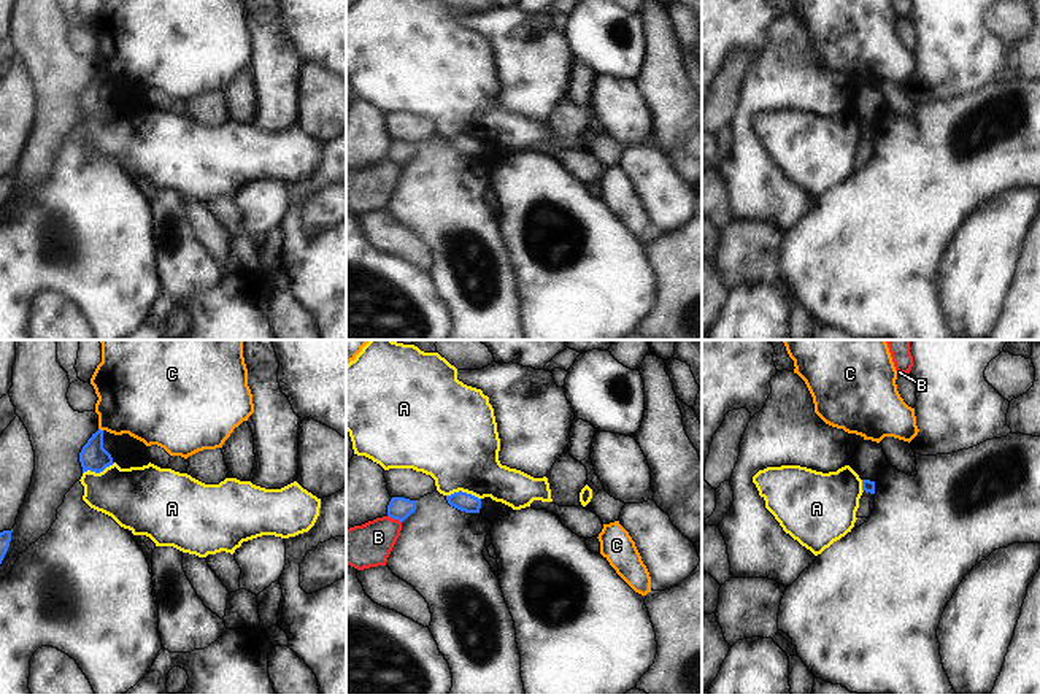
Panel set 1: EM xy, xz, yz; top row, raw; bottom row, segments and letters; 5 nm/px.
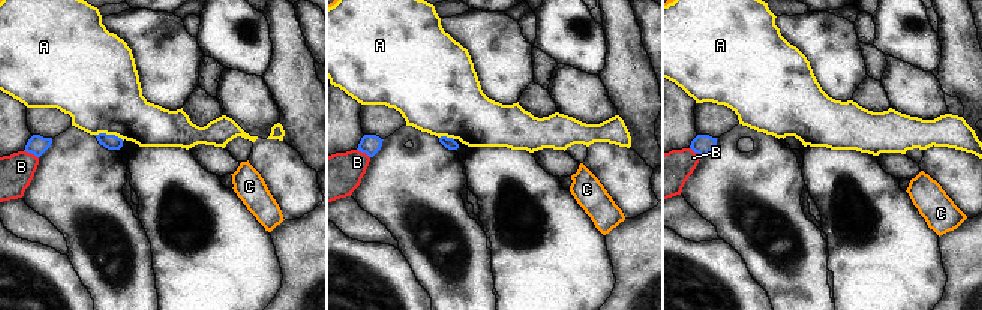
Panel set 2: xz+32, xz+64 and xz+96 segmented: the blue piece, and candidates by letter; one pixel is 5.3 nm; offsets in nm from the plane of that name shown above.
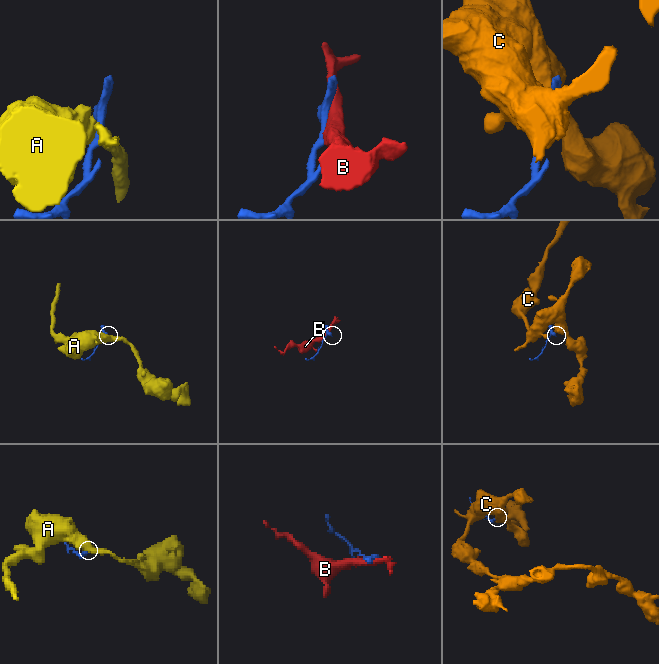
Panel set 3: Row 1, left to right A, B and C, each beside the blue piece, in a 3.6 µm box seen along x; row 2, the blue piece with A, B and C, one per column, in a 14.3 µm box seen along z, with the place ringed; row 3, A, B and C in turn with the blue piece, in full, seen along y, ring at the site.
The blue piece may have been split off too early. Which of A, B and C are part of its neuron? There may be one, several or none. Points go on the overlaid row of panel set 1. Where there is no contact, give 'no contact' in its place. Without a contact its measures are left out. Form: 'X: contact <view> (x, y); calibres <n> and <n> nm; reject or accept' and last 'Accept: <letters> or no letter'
A: contact xz (464, 493); calibres 100 and 420 nm; reject
B: contact xz (394, 518); calibres 110 and 220 nm; reject
C: contact xy (99, 429); calibres 140 and 380 nm; reject
Accept: no letter

